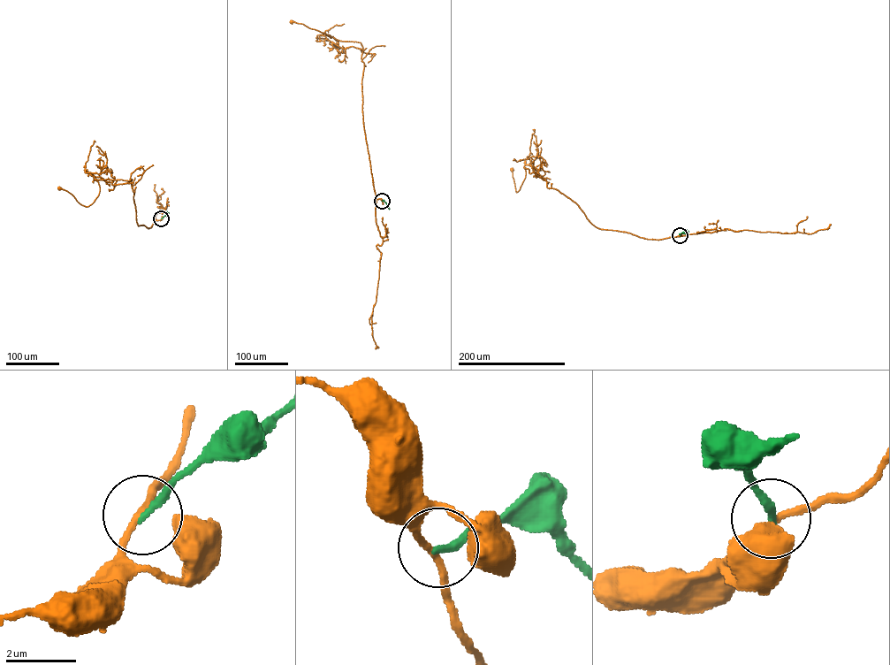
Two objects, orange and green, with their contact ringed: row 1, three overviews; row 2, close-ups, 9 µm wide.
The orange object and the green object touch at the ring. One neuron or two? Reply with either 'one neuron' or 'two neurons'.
two neurons

